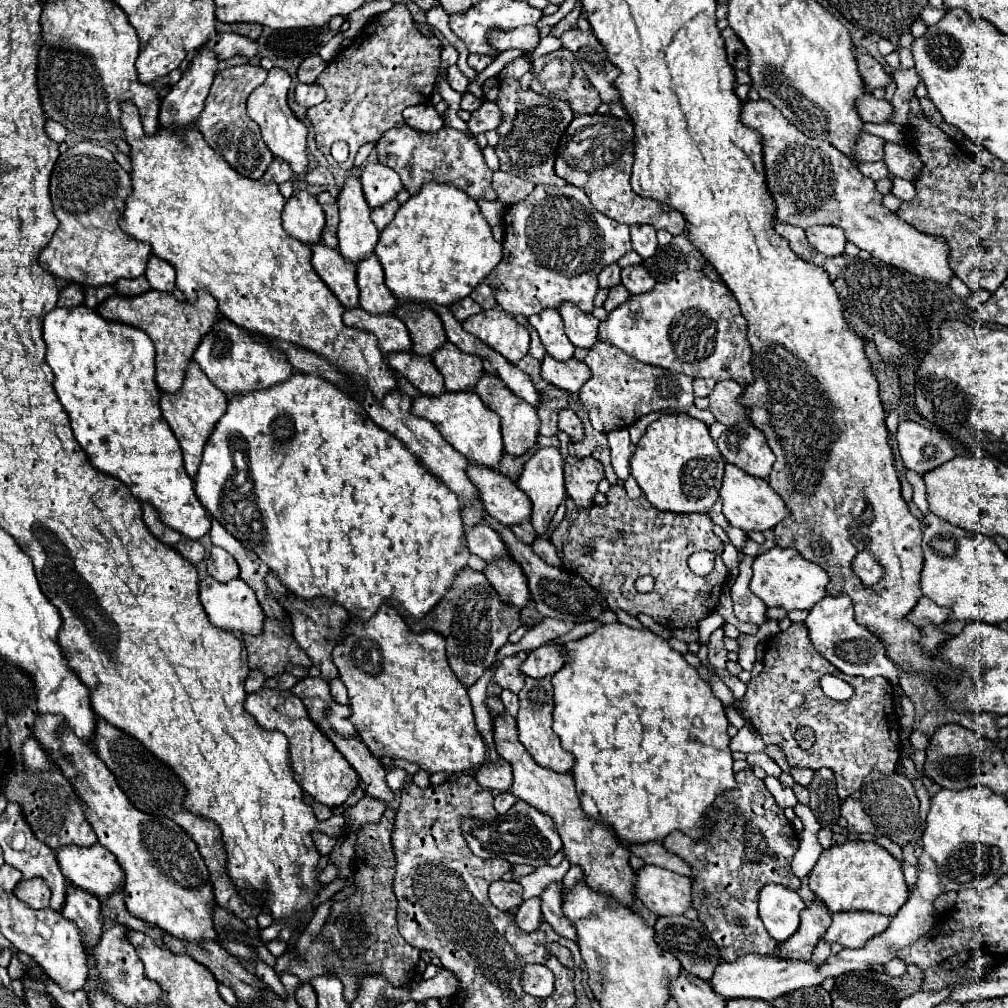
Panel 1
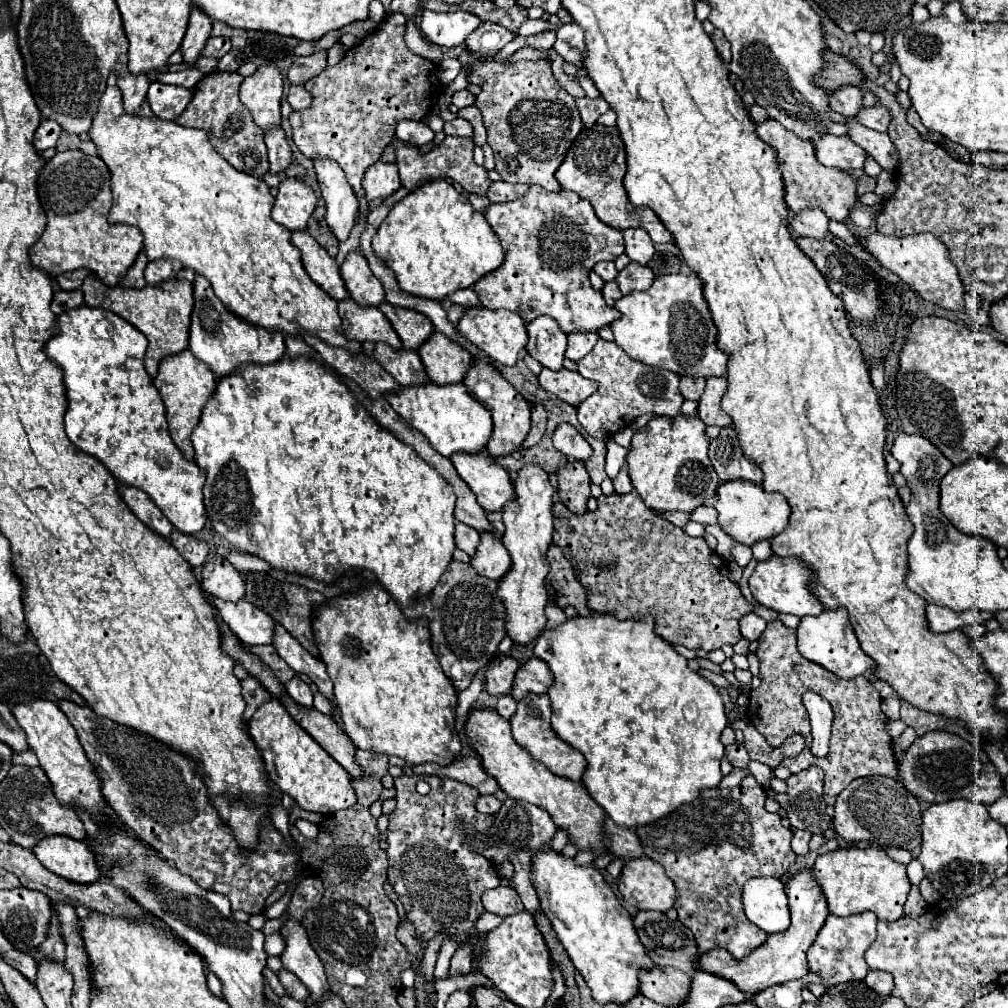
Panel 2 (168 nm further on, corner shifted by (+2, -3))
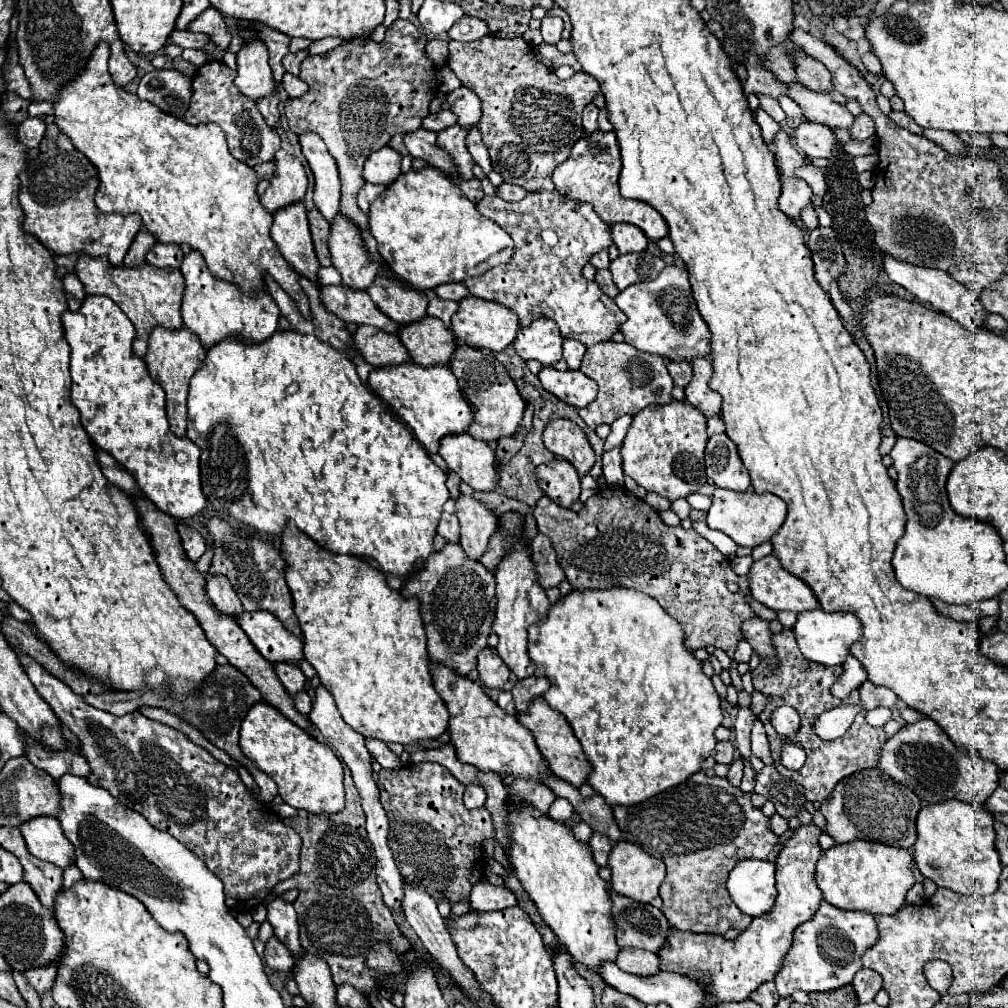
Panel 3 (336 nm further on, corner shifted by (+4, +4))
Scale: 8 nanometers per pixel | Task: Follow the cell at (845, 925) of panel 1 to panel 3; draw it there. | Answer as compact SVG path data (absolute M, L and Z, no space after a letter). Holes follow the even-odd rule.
M823 902L815 916L795 930L791 954L787 954L783 970L775 976L779 994L789 996L793 990L827 992L849 984L861 970L861 954L873 946L877 936L877 926L871 914L849 912Z

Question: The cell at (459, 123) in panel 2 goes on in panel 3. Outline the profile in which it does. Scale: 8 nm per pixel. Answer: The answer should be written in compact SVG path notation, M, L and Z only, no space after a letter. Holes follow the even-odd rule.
M441 110L437 114L429 114L427 120L423 120L423 126L433 132L439 132L439 130L443 130L447 126L455 126L455 124L457 124L457 118L451 110Z

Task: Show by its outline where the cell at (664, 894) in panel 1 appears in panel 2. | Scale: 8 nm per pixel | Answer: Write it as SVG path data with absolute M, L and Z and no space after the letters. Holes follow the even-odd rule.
M649 857L629 859L621 869L617 887L623 899L639 911L653 909L665 913L677 899L673 881L665 875L661 863Z

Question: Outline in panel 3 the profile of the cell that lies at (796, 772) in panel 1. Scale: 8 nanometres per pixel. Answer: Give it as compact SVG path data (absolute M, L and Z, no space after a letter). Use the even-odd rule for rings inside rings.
M759 720L753 724L753 732L751 732L751 748L753 748L753 754L755 754L757 758L763 760L765 764L773 764L771 746L769 746L765 728L763 728L763 724L761 724Z

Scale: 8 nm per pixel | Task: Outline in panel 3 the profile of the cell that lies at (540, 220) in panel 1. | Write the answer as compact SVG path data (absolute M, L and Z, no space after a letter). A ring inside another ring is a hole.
M541 190L527 192L521 202L485 196L477 202L477 210L513 238L515 254L505 266L467 278L465 286L473 296L511 308L519 316L521 326L529 326L541 316L551 318L557 322L563 338L577 338L587 346L609 340L617 332L619 324L625 322L625 314L595 282L587 282L581 274L595 252L609 250L613 244L611 226L595 214L591 204L565 198L557 190Z

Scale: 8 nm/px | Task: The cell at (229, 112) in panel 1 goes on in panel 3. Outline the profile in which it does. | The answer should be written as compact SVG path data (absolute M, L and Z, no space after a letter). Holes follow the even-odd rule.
M223 62L203 64L193 76L193 96L191 96L187 112L183 114L183 120L187 120L187 124L203 124L203 122L219 124L225 132L229 152L239 162L253 168L261 162L273 160L275 152L279 150L279 134L277 130L265 124L263 116L257 110L257 104L245 98L237 90L237 86L233 84L233 78L235 78L235 70L231 70Z

